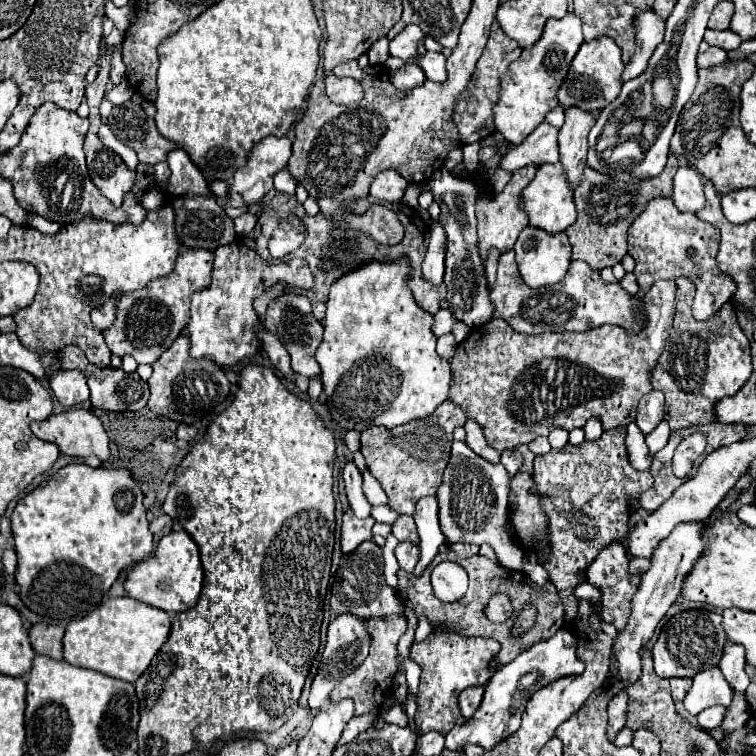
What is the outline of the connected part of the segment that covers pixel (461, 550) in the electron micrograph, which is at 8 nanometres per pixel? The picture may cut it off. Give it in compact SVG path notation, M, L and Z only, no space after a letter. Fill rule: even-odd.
M446 543L452 551L456 551L458 555L462 555L462 557L472 557L472 555L476 555L478 553L478 549L476 549L476 545L468 545L468 543Z

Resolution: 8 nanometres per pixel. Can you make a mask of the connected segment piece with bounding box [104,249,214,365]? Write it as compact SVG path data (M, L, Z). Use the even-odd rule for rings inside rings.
M186 249L178 253L176 267L170 275L150 281L144 289L124 293L116 301L116 321L104 331L106 345L112 353L132 355L138 363L152 365L182 333L190 321L190 293L204 289L210 283L214 255L206 249Z

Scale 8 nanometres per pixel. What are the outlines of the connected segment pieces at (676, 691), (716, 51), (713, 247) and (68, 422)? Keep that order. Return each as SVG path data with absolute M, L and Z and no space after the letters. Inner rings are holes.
M670 679L670 685L672 685L672 699L682 701L692 685L692 679Z
M708 47L706 53L698 55L698 67L704 67L704 69L720 65L722 61L726 61L726 51L720 47Z
M670 197L652 199L628 229L628 253L636 261L634 275L640 285L638 297L642 299L652 283L660 279L674 279L684 275L696 285L696 297L692 305L694 319L710 319L736 293L734 279L718 269L718 241L718 231L710 223L700 221L694 213L678 211Z
M72 407L64 413L58 413L58 415L50 415L48 419L44 421L34 421L30 423L30 429L32 433L42 439L42 441L48 441L48 443L54 443L58 445L60 453L64 455L70 455L70 457L88 457L90 453L94 453L100 461L106 461L108 455L110 455L110 449L108 449L108 435L102 427L102 421L92 415L90 411L82 409L82 407Z

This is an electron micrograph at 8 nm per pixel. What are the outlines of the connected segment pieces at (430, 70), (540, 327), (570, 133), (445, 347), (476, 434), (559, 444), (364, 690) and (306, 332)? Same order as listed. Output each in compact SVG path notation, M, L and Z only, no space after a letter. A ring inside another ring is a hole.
M426 51L424 55L414 55L404 63L418 63L420 69L424 71L426 79L432 81L444 81L446 79L446 57L442 53L430 53Z
M514 251L504 253L498 259L498 279L490 293L490 301L494 305L492 317L504 319L518 333L584 333L602 325L618 325L628 333L640 333L644 329L642 313L636 317L640 311L638 297L628 295L620 283L604 283L600 273L594 273L592 269L568 269L568 275L564 281L556 283L556 289L532 289L518 273Z
M572 107L566 111L566 121L558 133L560 163L564 167L570 189L576 189L582 179L582 169L586 167L586 137L594 121L596 119L592 117L592 113Z
M452 333L438 337L436 351L438 351L438 355L440 355L440 357L444 357L446 361L452 361L452 357L454 357L454 349L456 349L456 343L454 343Z
M466 417L466 445L476 453L480 455L482 459L490 461L490 463L498 463L500 461L500 453L496 449L490 449L490 445L486 445L486 439L484 439L484 433L482 433L482 427L472 419L472 417Z
M552 429L548 435L548 441L552 445L552 449L562 449L568 443L568 431L564 429Z
M388 615L388 617L370 617L366 619L366 631L370 635L370 653L366 661L348 677L344 677L334 691L330 693L330 701L338 703L342 699L352 699L354 701L354 715L364 715L380 707L388 693L380 691L380 687L386 687L386 681L392 679L400 671L400 663L396 659L396 643L400 635L406 631L406 619L402 615Z
M286 291L284 295L272 299L268 303L268 311L264 315L264 327L270 329L286 347L290 359L292 359L292 371L304 377L316 377L320 375L320 365L314 359L314 353L322 341L322 325L316 321L310 309L310 301L304 293L292 293Z

